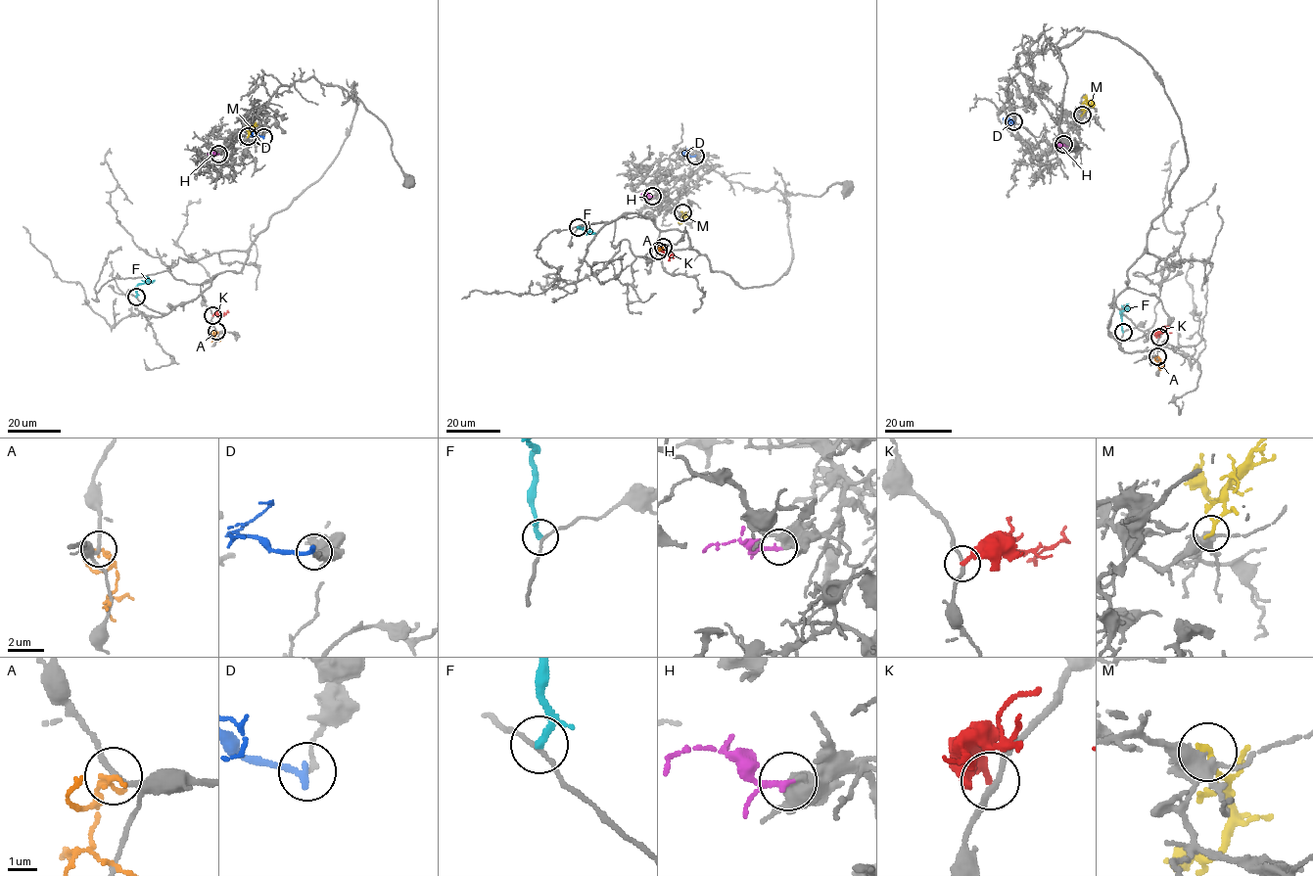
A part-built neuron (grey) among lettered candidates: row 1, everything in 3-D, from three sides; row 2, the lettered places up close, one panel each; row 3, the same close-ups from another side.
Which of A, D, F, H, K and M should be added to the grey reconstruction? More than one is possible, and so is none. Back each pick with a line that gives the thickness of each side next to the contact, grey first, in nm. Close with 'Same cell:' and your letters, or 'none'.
H: 420 nm thick on the grey side, 160 nm on the other
Same cell: H

